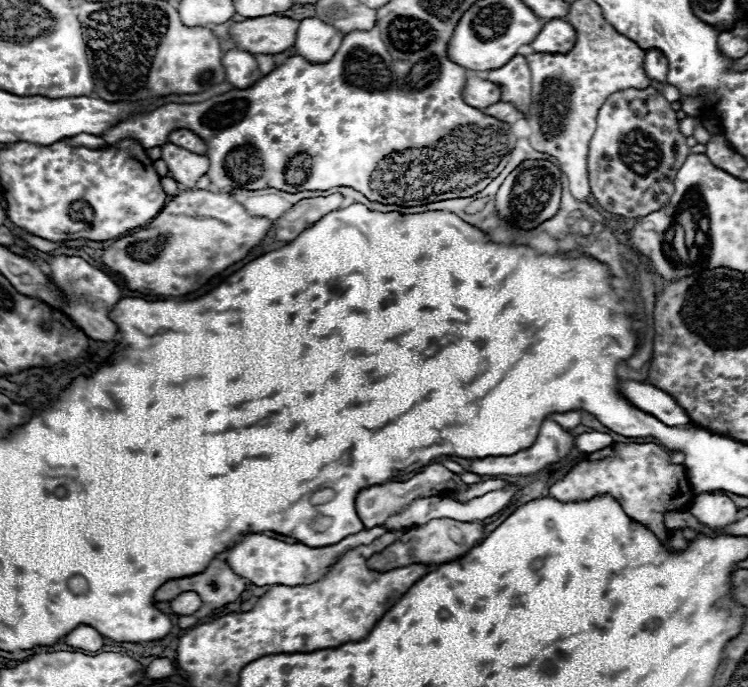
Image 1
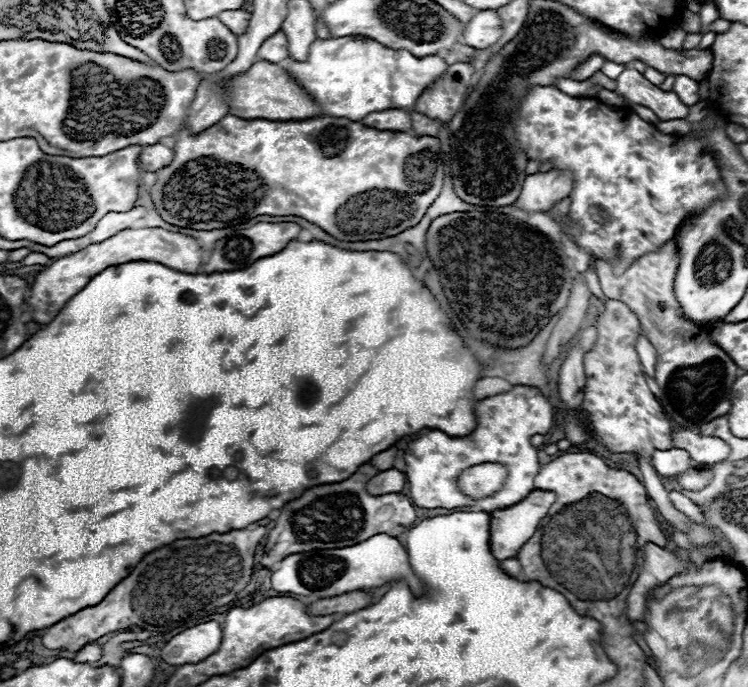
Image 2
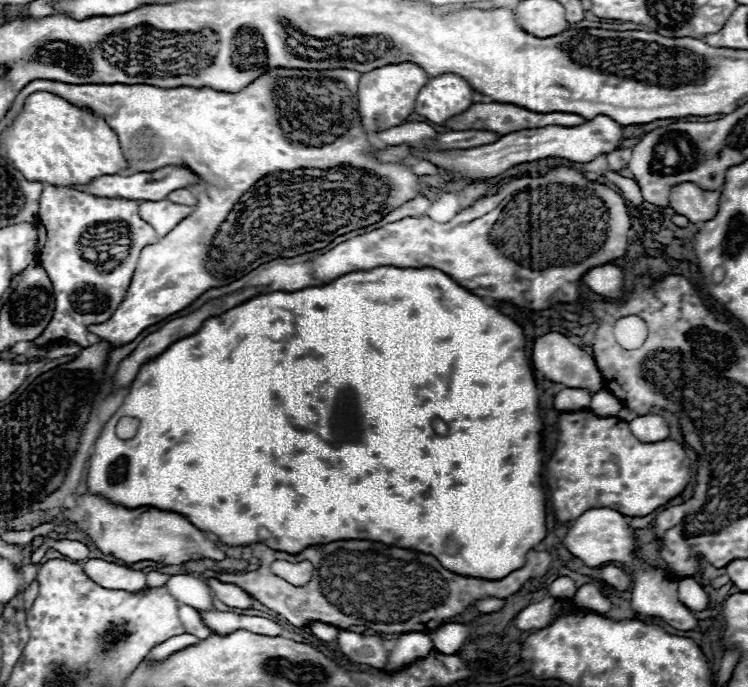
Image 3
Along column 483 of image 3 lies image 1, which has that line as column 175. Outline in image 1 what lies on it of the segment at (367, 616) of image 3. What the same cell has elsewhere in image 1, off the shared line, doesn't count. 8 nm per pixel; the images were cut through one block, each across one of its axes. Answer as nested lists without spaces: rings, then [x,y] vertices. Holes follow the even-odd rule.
[[[214,558],[214,560],[208,564],[208,568],[206,568],[204,572],[200,572],[200,574],[164,582],[164,584],[154,592],[154,602],[172,602],[172,600],[174,600],[178,594],[182,594],[182,592],[190,592],[190,590],[196,592],[196,594],[202,598],[202,608],[200,608],[196,614],[188,616],[186,620],[182,618],[182,628],[190,628],[190,626],[196,626],[196,622],[198,622],[200,618],[204,618],[204,616],[208,616],[214,608],[220,608],[220,606],[224,606],[224,604],[228,604],[228,602],[234,602],[234,600],[244,592],[244,588],[246,588],[244,578],[236,576],[236,574],[232,572],[232,568],[230,568],[224,560]]]

